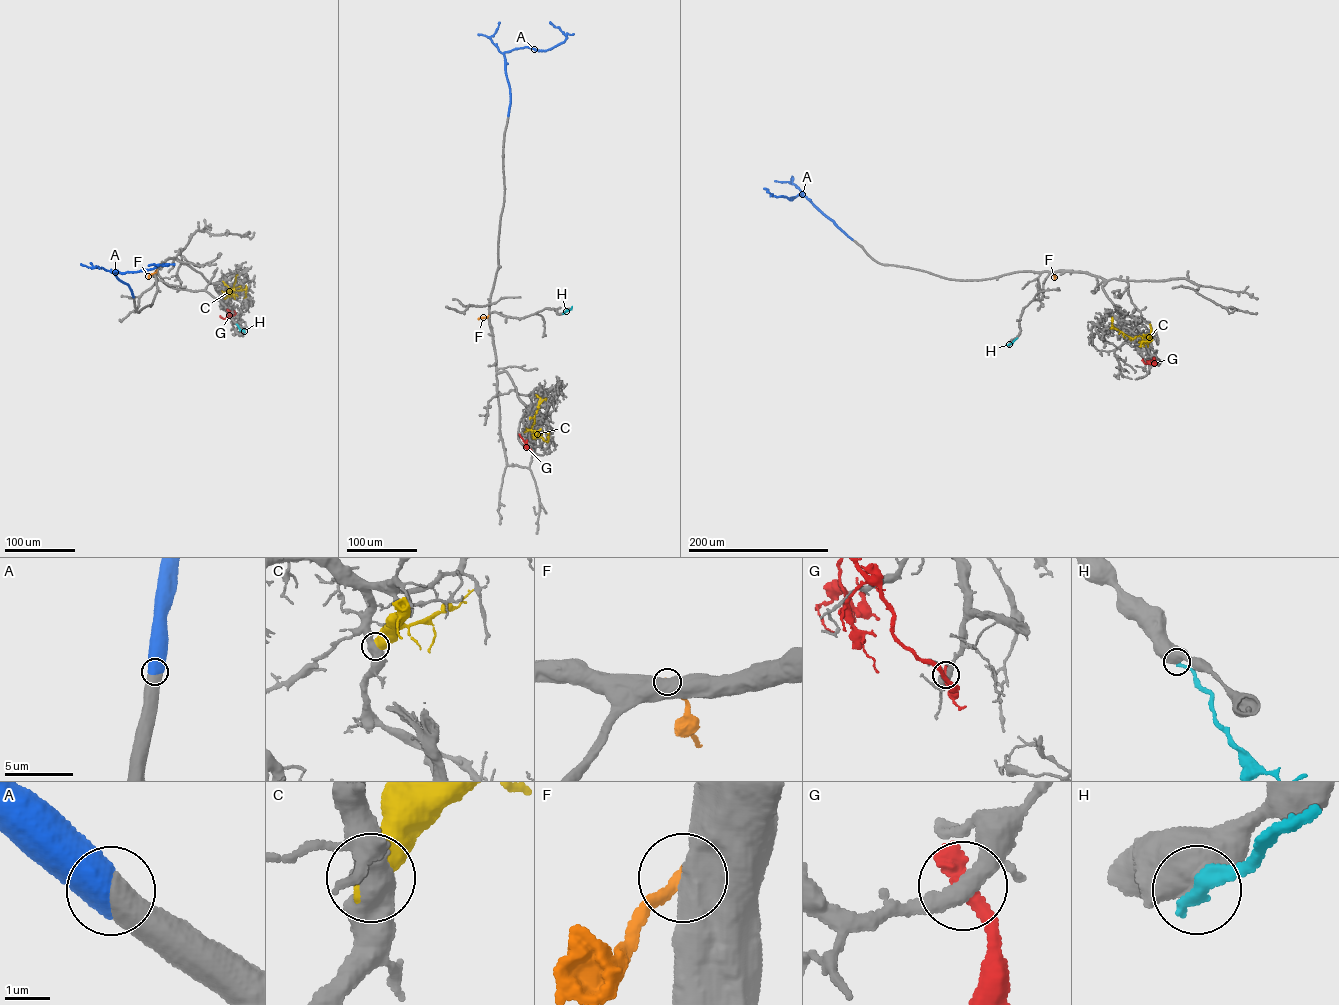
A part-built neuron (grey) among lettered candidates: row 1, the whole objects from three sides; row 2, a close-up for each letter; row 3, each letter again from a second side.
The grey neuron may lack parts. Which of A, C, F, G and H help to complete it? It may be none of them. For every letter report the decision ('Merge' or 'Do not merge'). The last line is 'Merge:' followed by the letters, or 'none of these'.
A: Merge
C: Do not merge
F: Do not merge
G: Do not merge
H: Do not merge
Merge: A

